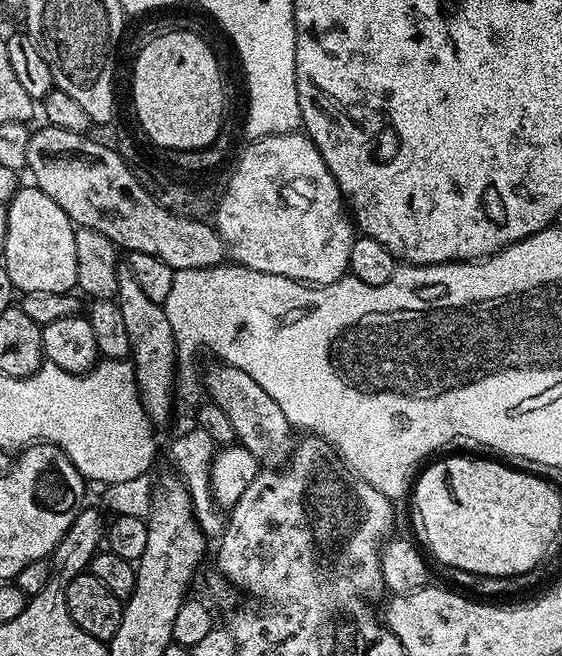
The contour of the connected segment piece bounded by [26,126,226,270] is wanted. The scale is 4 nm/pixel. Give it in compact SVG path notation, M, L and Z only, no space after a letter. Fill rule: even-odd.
M51 126L35 129L28 143L27 171L32 171L35 187L41 188L62 210L66 210L73 225L98 230L98 234L106 234L117 249L125 253L141 252L154 254L154 258L162 258L166 266L174 270L190 270L191 268L213 268L215 264L223 264L226 260L226 249L222 238L216 233L211 223L191 216L179 216L167 212L134 178L134 174L126 166L123 158L117 154L115 147L99 144L91 140L91 135L74 130L62 130Z

